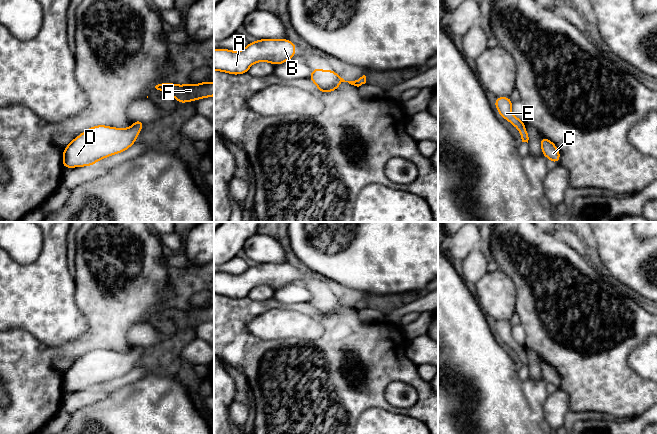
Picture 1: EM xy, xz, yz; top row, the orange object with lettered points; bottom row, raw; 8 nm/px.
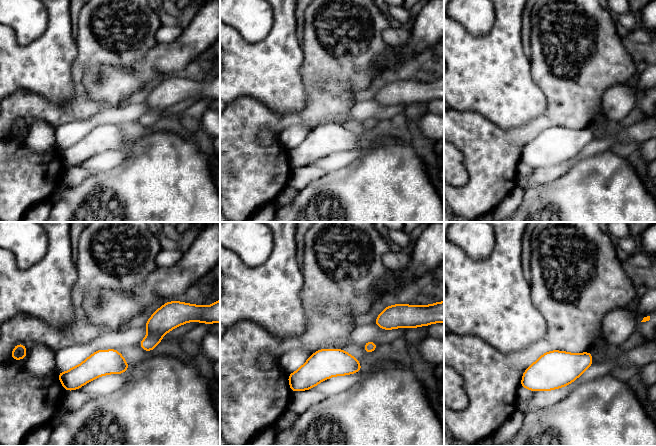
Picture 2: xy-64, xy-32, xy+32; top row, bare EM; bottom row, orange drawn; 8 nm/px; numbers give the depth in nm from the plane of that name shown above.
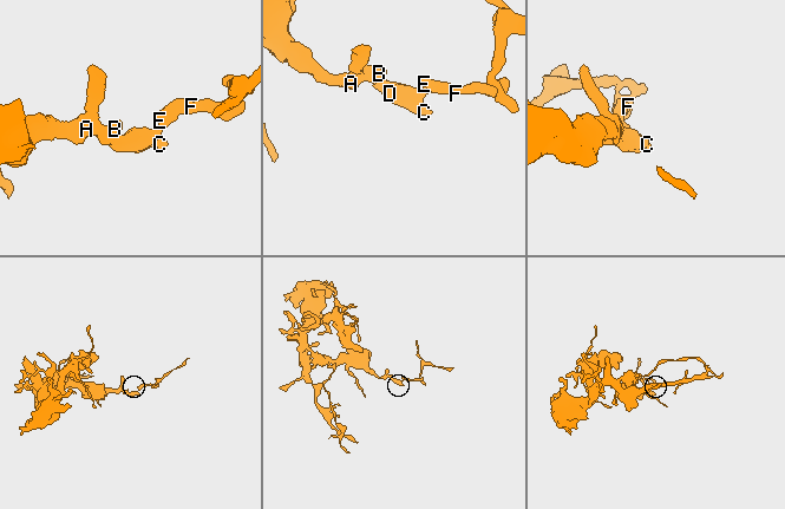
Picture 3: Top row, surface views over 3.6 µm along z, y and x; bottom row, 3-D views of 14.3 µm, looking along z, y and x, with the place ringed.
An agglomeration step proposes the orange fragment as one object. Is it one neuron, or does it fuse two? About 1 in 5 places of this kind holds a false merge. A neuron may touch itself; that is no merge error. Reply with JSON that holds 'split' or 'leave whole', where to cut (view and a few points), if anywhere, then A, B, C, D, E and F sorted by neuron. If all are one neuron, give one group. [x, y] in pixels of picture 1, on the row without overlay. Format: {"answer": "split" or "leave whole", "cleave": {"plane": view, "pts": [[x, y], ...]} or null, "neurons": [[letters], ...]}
{"answer": "leave whole", "cleave": null, "neurons": [["A", "B", "C", "D", "E", "F"]]}

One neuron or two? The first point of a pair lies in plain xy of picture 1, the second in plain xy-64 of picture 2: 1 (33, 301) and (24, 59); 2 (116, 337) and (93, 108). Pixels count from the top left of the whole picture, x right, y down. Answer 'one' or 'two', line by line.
1: one
2: one

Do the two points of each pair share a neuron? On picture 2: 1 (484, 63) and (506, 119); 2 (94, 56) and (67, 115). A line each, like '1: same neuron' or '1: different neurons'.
1: same neuron
2: same neuron

